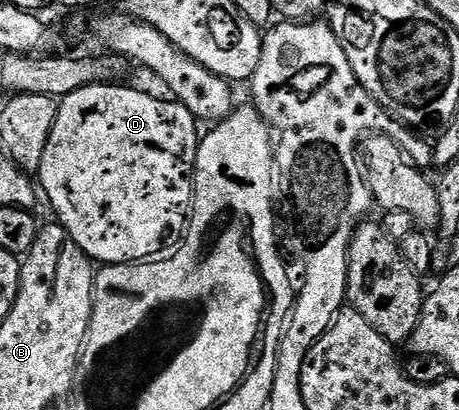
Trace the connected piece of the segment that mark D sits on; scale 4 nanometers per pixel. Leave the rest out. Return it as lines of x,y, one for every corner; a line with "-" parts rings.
119,83
95,84
82,90
74,90
74,94
63,97
56,109
56,121
50,130
50,138
46,142
46,154
42,154
42,166
38,173
38,184
48,195
52,208
56,211
55,219
78,242
78,246
87,254
89,260
100,266
110,264
139,264
151,261
161,255
167,244
175,245
185,235
186,225
190,220
190,209
194,199
194,173
196,170
196,150
200,146
201,133
196,133
198,121
186,110
186,106
177,104
175,99
159,100
148,92
139,92
136,88
120,88

